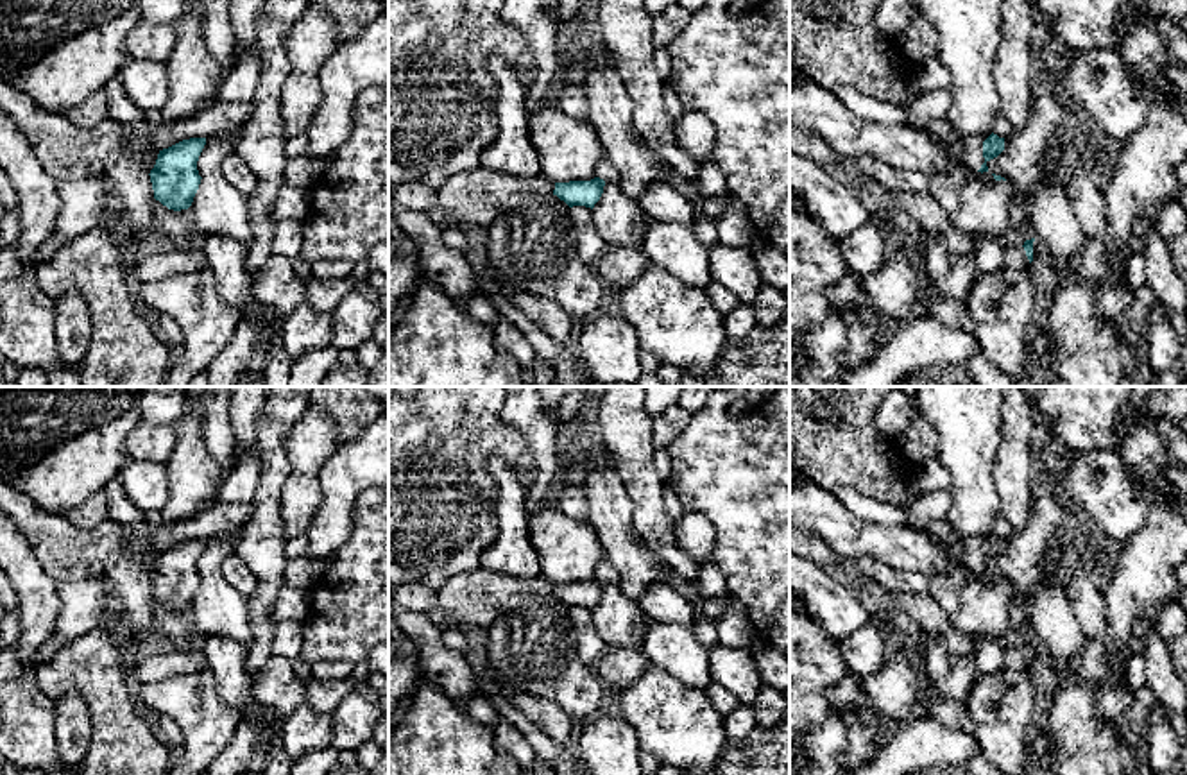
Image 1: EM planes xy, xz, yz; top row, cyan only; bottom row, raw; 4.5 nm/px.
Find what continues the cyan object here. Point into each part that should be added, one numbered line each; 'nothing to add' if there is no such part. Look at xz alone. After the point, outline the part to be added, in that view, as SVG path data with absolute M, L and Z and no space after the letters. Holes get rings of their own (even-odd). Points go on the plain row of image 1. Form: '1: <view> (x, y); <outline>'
1: xz (606, 571); M603 560L598 569L596 569L596 576L600 580L603 580L605 583L616 583L619 582L619 575L618 571L607 562Z

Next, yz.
1: yz (973, 550); M970 539L963 544L961 551L965 557L965 562L974 569L979 571L981 566L985 564L983 558L983 542L981 539Z

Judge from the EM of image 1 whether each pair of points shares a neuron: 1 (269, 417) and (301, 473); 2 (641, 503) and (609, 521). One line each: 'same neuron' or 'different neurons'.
1: different neurons
2: different neurons

